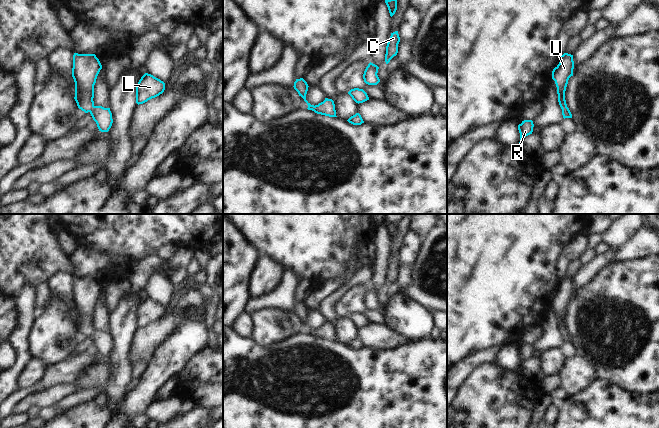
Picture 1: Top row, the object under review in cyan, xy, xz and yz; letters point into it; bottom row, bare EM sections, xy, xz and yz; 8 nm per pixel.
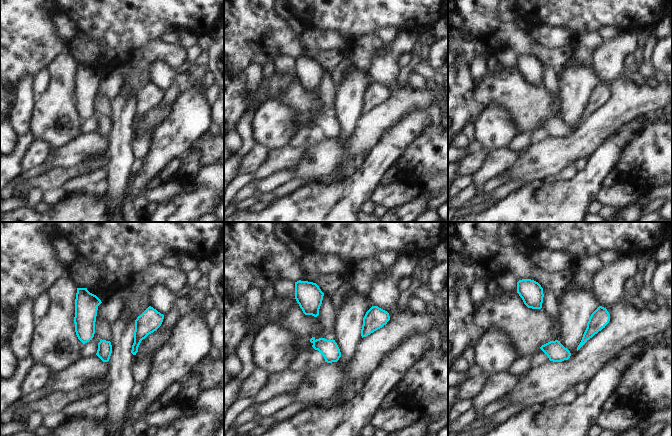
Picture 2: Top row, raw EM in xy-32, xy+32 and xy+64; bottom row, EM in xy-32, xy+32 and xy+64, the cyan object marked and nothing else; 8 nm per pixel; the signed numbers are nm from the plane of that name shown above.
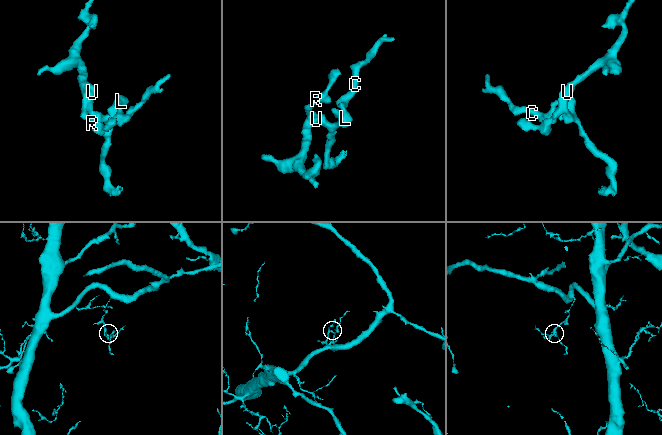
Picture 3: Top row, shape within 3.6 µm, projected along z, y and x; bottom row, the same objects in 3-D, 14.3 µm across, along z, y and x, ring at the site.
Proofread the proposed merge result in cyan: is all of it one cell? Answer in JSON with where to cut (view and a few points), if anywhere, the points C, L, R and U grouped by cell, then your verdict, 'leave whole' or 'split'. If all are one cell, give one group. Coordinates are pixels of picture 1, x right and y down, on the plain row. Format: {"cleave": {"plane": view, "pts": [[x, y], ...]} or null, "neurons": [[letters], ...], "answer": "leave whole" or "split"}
{"cleave": null, "neurons": [["C", "L", "R", "U"]], "answer": "leave whole"}

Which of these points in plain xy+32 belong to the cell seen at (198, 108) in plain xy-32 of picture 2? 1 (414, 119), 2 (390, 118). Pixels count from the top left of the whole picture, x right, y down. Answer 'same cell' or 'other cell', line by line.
1: same cell
2: other cell

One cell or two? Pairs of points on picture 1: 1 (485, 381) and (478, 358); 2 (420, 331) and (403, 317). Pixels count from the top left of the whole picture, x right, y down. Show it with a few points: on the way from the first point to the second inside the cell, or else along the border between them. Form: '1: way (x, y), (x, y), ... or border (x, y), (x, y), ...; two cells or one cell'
1: border (492, 362), (480, 364), (464, 382); two cells
2: way (416, 327), (407, 318); one cell

